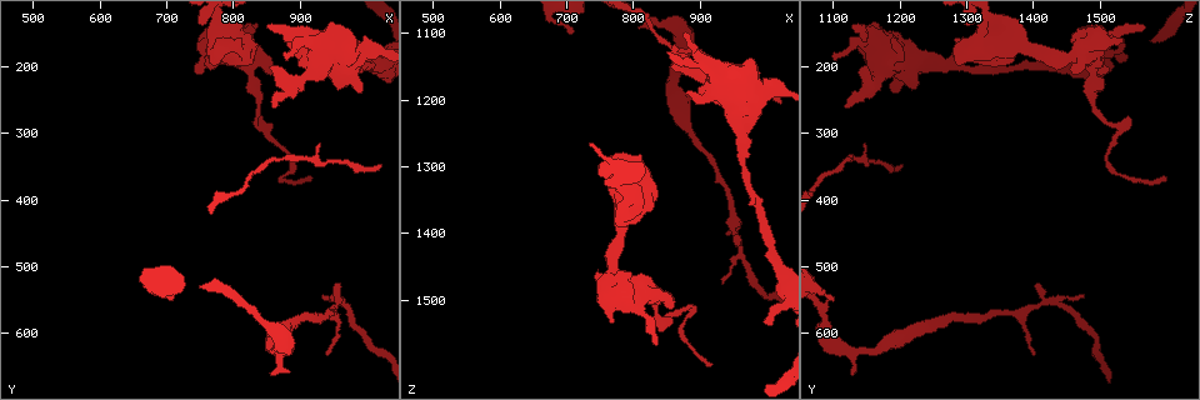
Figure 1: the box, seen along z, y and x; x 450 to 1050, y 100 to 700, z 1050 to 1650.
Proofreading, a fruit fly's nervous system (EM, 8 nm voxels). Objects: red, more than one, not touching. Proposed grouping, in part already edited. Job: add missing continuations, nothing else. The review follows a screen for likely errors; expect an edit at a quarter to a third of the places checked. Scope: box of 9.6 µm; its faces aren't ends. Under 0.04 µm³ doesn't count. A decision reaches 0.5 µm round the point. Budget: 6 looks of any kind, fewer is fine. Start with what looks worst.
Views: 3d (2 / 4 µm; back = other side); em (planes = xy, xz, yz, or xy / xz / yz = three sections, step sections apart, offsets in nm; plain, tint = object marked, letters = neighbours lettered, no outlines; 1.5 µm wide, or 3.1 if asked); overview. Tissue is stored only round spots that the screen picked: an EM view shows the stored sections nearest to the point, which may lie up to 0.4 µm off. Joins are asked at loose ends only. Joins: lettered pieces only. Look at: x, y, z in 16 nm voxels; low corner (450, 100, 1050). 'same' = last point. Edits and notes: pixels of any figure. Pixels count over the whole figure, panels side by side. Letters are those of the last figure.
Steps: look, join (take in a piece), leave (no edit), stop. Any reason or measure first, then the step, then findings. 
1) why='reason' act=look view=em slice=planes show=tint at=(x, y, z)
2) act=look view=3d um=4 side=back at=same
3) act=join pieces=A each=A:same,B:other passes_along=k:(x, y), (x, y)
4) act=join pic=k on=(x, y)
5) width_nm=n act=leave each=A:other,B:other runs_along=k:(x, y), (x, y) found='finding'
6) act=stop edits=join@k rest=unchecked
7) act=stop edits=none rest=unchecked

act=look view=em slice=planes show=letters at=(940, 630, 1405)

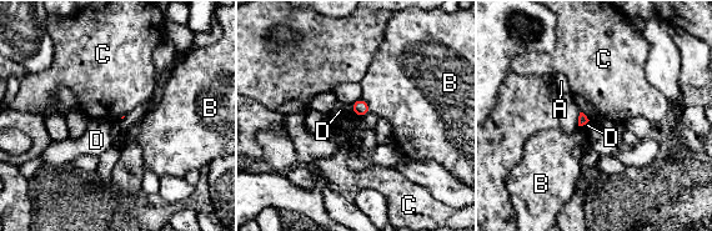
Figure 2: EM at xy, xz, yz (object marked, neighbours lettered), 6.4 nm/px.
act=leave each=A:other,B:other,C:other,D:other border=2:(581, 111), (590, 120) found='none of them fits'

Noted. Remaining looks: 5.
why='an open end' act=look view=3d um=4 side=back at=(880, 165, 1190)

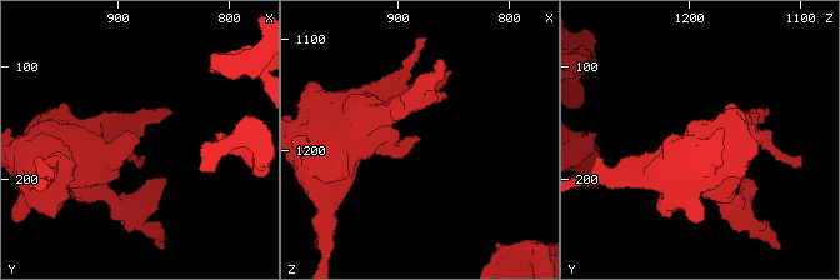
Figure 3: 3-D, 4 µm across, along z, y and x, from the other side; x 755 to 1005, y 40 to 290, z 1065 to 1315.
why='now the EM' act=look view=em slice=planes show=letters at=(880, 164, 1190)

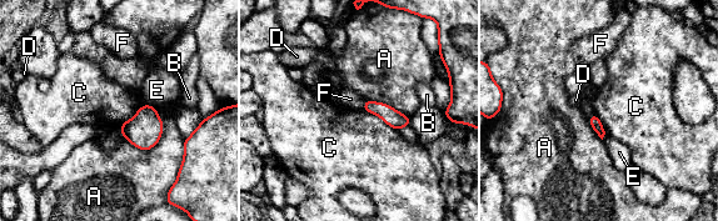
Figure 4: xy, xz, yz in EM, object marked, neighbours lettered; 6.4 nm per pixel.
act=leave each=A:other,B:other,C:other,D:other,E:other,F:other border=4:(362, 109), (377, 114), (398, 131) found='none of them fits'

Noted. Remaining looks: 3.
why='branch stops here' act=look view=3d um=2 at=(915, 370, 1595)

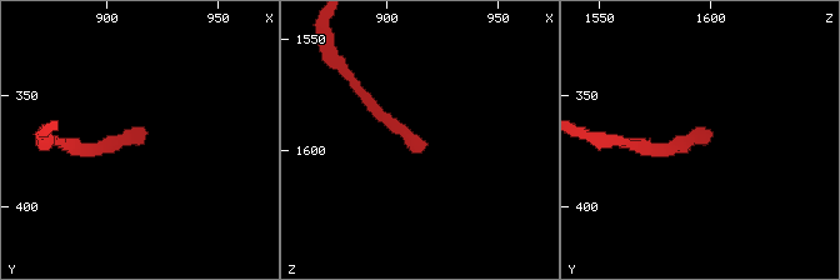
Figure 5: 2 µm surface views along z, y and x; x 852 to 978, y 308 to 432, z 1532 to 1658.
why='now the EM' act=look view=em slice=planes show=letters at=(916, 373, 1598)

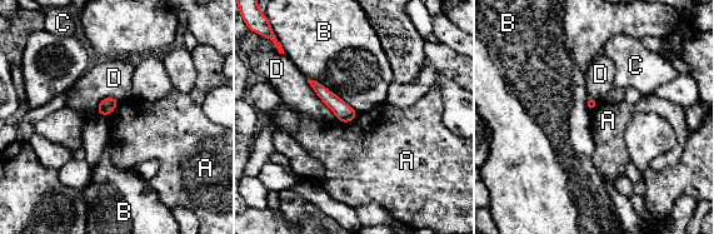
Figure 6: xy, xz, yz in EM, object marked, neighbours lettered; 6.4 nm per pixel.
act=leave each=A:other,B:other,C:other,D:other runs_along=6:(314, 84), (345, 114), (353, 114) found='none of them fits'

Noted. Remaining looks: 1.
act=stop edits=none rest=unchecked

